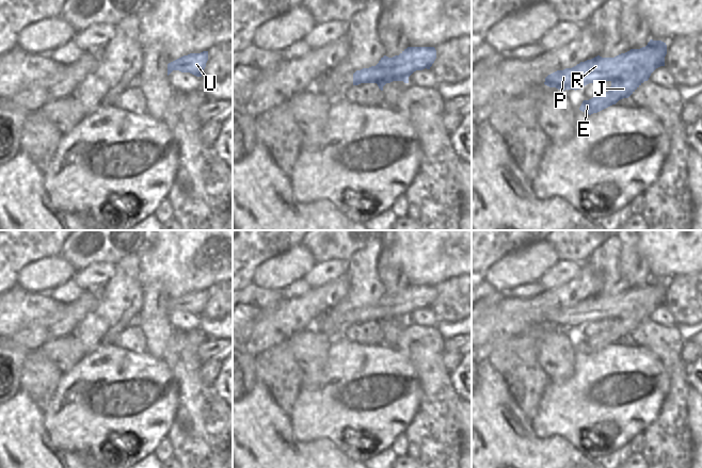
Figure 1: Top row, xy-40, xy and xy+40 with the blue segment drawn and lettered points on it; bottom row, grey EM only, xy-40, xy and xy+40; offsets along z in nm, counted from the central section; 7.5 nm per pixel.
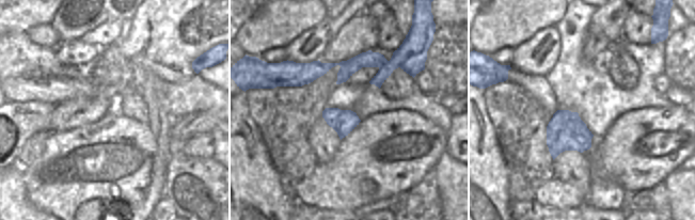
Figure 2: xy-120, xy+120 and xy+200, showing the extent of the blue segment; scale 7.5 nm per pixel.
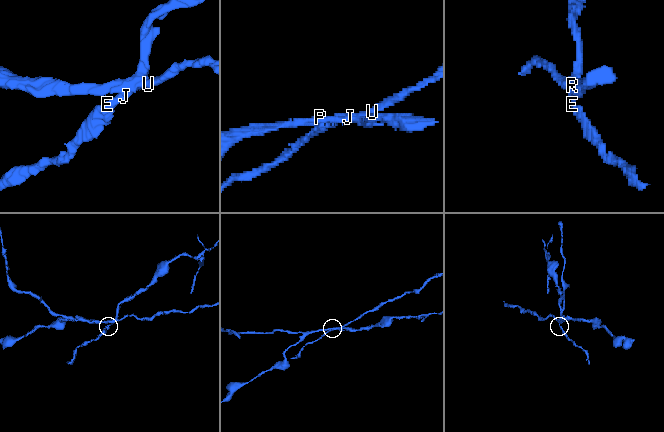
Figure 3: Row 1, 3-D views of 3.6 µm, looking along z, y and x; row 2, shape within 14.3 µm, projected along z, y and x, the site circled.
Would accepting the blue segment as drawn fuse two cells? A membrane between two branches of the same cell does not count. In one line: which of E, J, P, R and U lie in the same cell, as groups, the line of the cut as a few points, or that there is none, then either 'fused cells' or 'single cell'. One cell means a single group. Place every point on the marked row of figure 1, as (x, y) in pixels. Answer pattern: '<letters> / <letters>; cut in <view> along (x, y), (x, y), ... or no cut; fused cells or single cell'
E J / P R U; cut in xy+40 along (657, 66), (652, 70), (644, 70), (637, 62), (611, 81); fused cells

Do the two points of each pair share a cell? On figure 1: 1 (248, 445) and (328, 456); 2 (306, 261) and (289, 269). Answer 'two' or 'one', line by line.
1: one
2: one

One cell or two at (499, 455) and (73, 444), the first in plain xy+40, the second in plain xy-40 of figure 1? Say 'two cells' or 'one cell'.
two cells

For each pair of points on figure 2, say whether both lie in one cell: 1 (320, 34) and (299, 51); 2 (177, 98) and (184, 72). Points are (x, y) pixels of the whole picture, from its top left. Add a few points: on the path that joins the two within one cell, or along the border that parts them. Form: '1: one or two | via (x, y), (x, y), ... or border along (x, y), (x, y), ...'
1: one | via (314, 34), (311, 33), (301, 45)
2: two | border along (195, 73), (184, 81), (162, 80)

